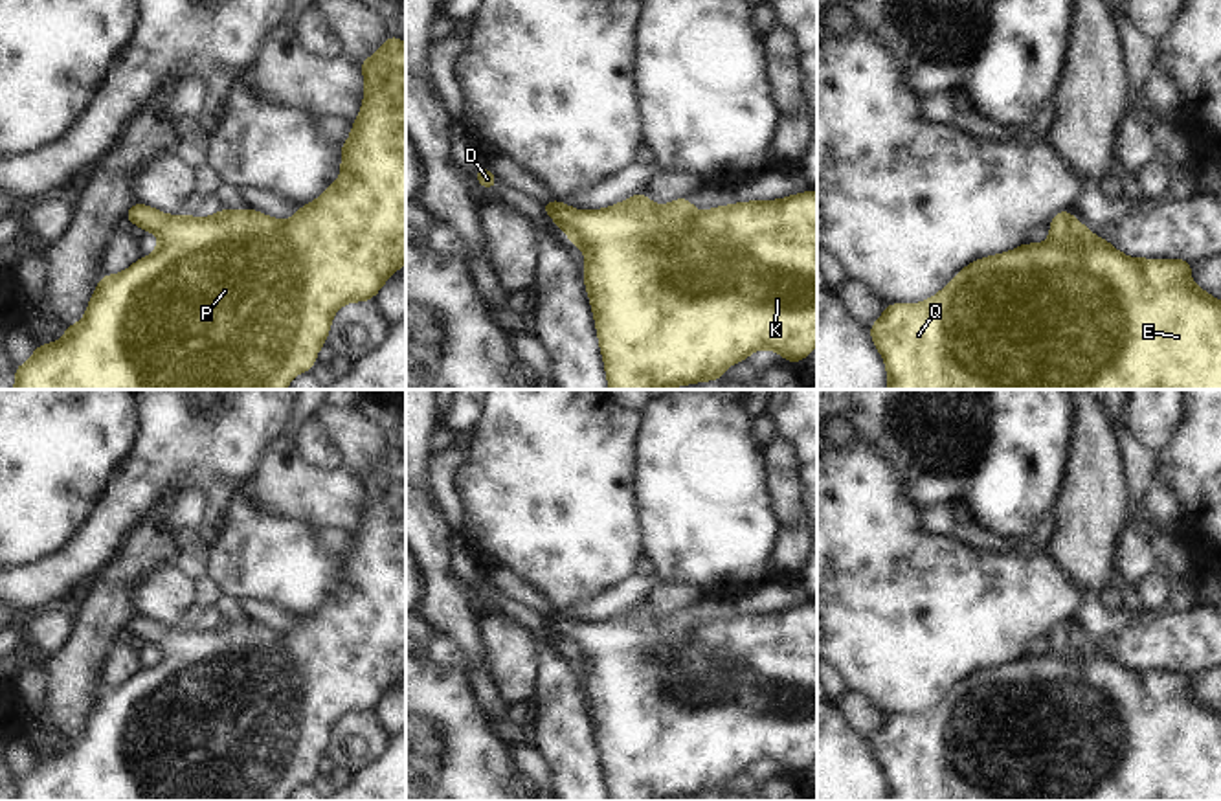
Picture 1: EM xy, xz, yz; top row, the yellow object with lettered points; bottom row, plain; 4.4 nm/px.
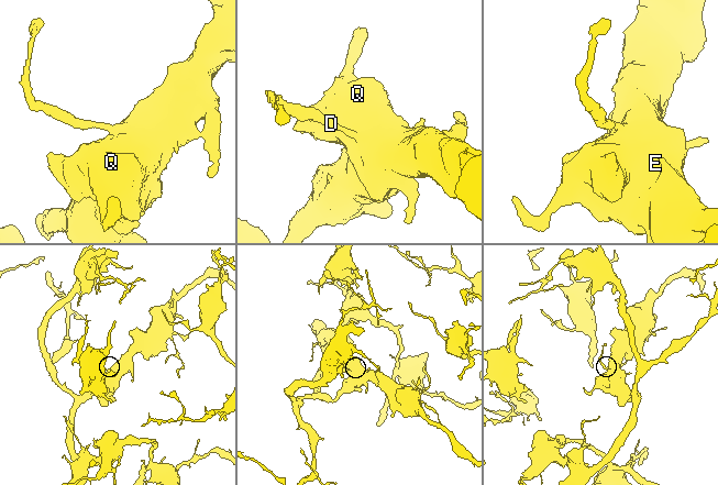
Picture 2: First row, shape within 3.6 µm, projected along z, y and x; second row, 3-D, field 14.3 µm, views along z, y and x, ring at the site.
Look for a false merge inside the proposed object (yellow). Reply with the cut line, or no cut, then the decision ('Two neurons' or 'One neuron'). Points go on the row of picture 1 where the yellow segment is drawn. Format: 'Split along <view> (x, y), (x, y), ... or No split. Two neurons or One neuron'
No split. One neuron.

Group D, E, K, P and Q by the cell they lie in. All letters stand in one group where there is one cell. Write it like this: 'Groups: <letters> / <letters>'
Groups: D E K P Q.

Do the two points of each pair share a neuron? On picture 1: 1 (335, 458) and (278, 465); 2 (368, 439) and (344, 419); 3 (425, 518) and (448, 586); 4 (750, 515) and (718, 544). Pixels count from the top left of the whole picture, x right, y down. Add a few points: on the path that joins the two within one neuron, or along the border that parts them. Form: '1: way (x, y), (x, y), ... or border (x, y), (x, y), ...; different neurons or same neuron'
1: border (307, 417), (296, 436), (298, 452), (335, 471); different neurons
2: way (362, 438), (349, 425); same neuron
3: way (425, 535), (436, 570); same neuron
4: way (742, 522), (726, 537); same neuron

